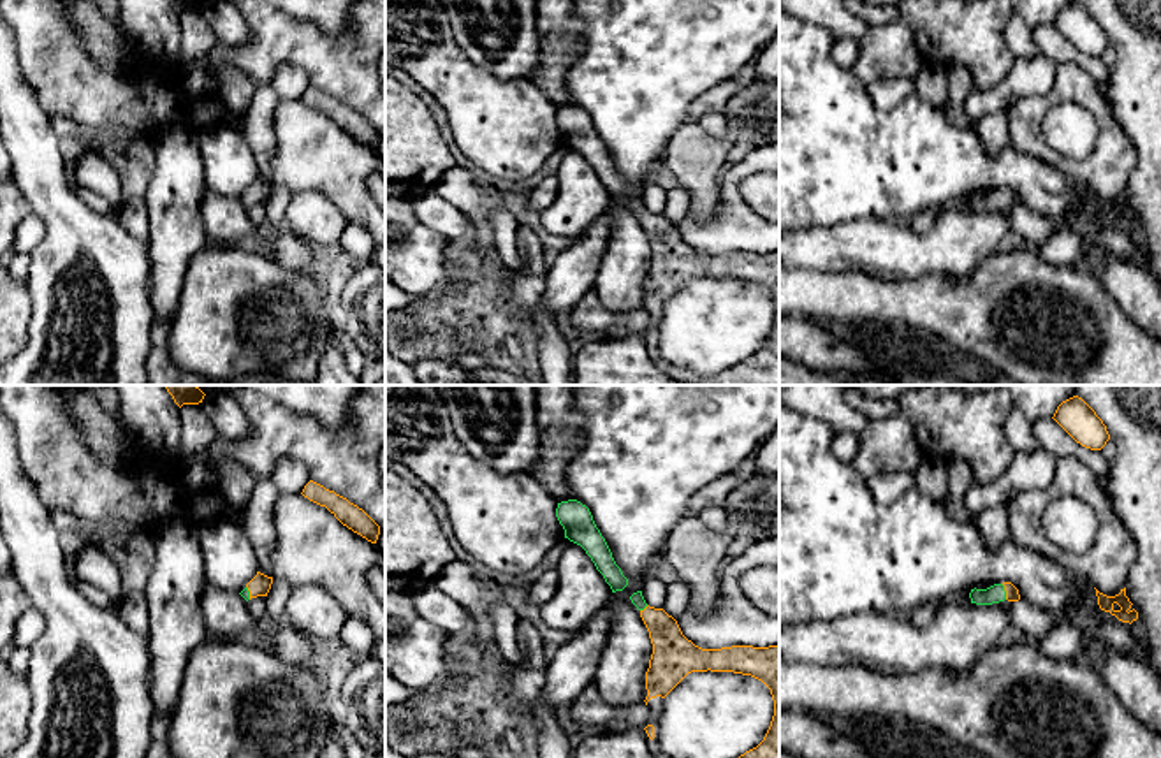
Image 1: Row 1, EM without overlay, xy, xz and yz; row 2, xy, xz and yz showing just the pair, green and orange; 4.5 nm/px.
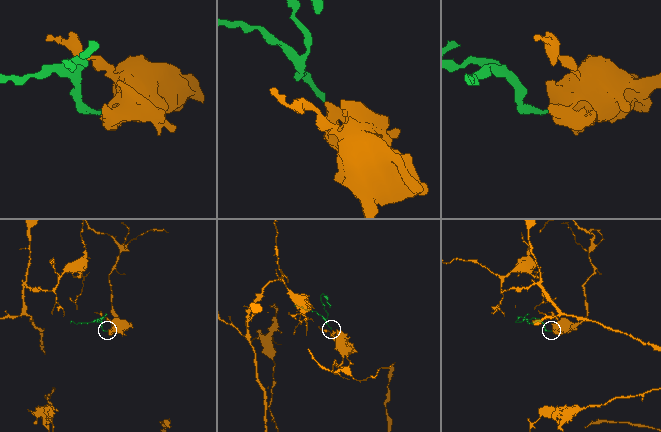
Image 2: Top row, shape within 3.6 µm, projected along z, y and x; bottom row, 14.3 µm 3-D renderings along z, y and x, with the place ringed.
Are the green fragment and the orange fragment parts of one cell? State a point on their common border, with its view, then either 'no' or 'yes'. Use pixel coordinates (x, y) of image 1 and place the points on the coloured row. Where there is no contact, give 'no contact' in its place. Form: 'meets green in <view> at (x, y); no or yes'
meets green in yz at (1005, 591); yes

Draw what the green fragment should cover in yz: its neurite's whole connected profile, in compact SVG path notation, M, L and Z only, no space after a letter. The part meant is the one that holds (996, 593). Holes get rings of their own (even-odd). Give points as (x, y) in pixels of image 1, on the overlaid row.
M1011 582L994 584L987 589L971 589L969 593L971 603L976 605L992 605L999 601L1019 601L1019 589Z

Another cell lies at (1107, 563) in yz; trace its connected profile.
M1077 459L1057 461L1048 489L1017 494L1010 501L1008 526L1011 540L1084 577L1099 593L1115 596L1126 587L1126 579L1136 559L1135 542L1114 510L1105 485ZM1061 496L1075 496L1089 503L1098 517L1096 540L1082 554L1057 547L1043 529L1041 517L1048 501Z

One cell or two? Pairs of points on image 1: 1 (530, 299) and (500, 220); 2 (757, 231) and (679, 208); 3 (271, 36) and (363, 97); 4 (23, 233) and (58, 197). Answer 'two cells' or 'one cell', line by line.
1: two cells
2: two cells
3: one cell
4: two cells

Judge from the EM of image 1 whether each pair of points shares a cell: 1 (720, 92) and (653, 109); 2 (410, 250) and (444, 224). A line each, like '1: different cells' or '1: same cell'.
1: different cells
2: different cells

